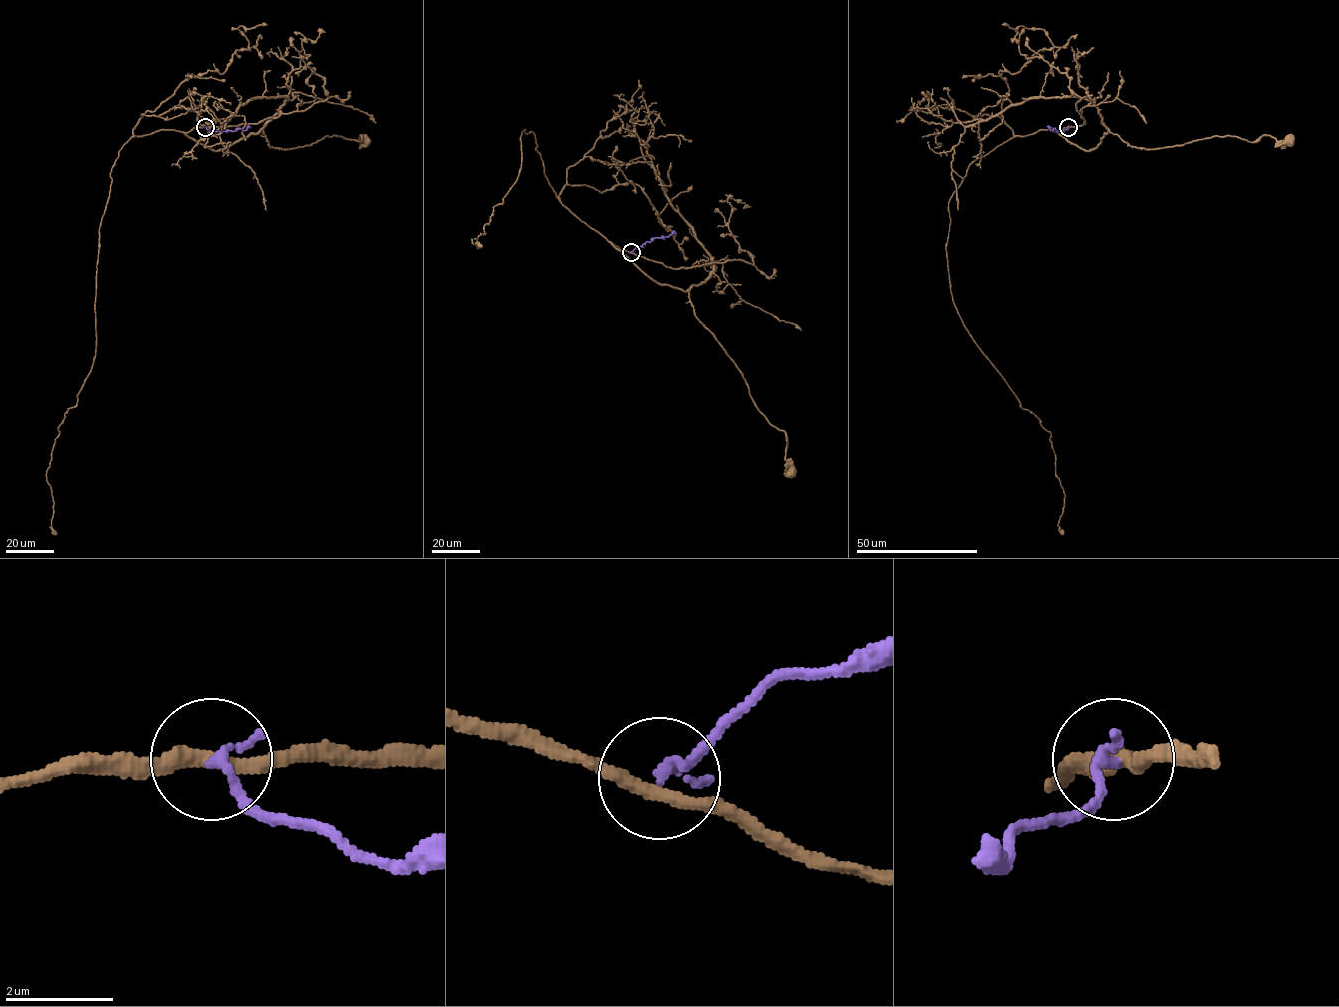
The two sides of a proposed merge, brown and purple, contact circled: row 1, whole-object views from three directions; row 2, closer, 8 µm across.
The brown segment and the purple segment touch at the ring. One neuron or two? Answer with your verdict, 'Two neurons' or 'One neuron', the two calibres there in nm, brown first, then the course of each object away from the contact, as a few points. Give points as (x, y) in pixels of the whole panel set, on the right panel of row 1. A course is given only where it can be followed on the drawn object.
Two neurons. Thickness 260 nm (brown) against 240 nm. Course of brown: (1069, 127), (1059, 134), (1085, 150), (1094, 149), (1107, 128), (1129, 144), (1150, 149), (1218, 136), (1288, 140). Course of purple: (1068, 127), (1063, 131), (1054, 131), (1051, 127)

